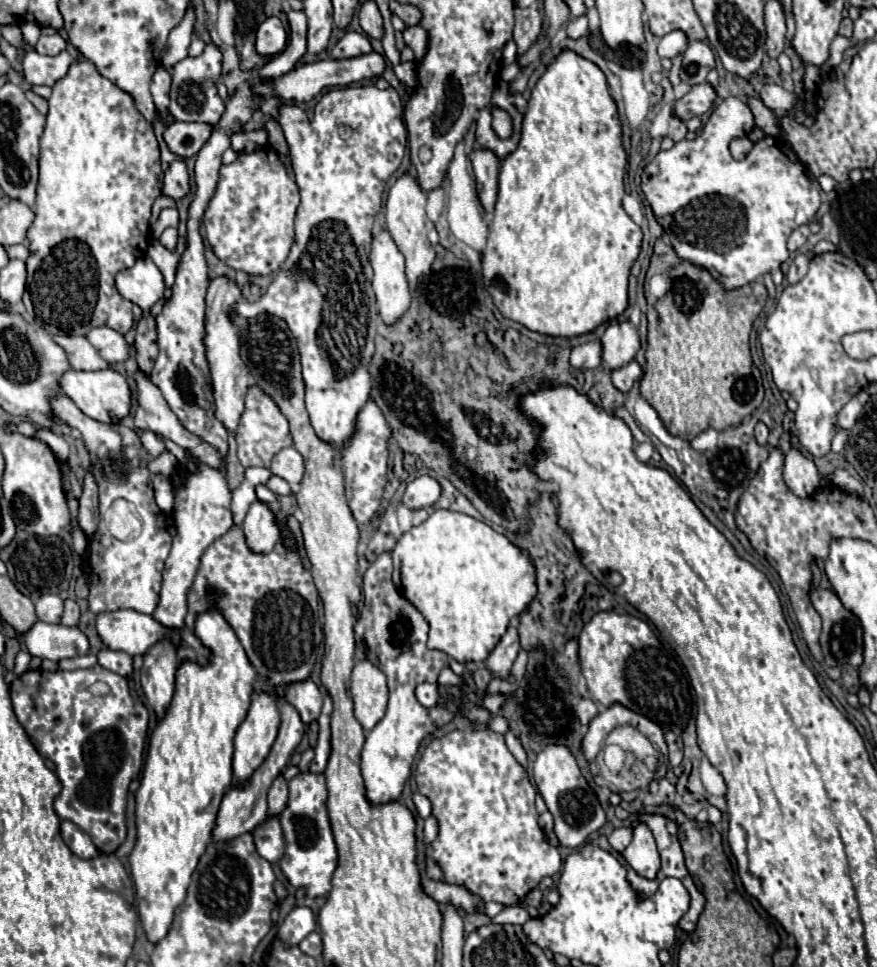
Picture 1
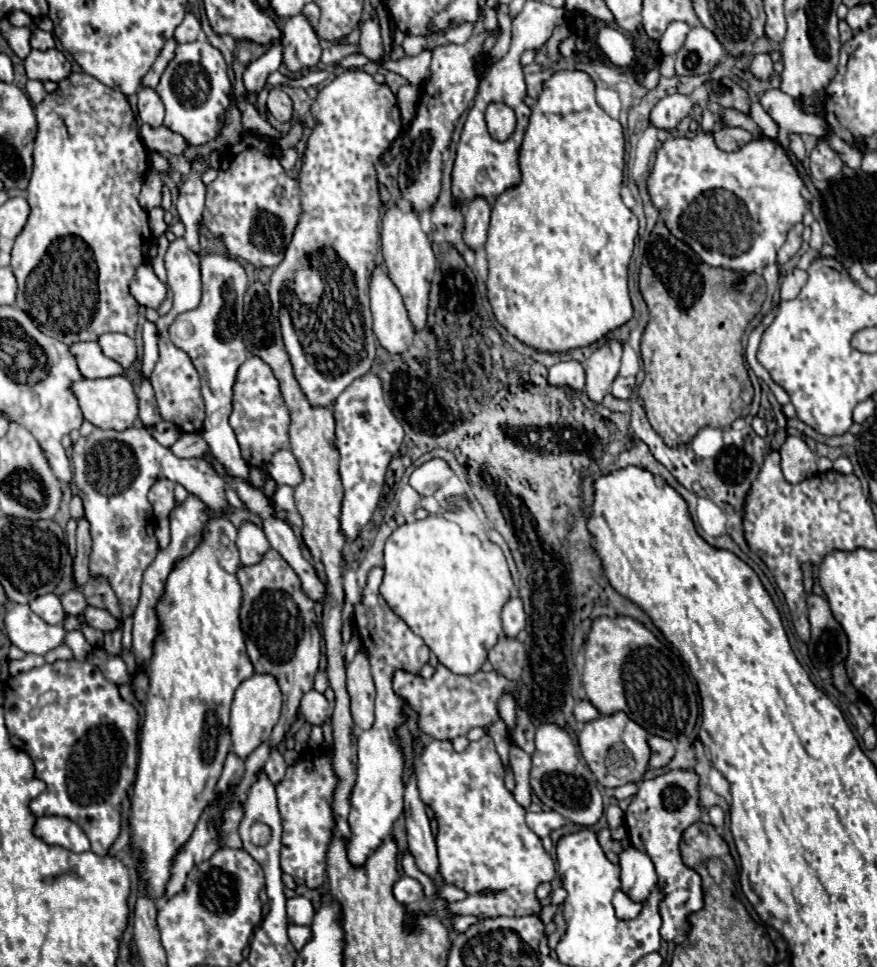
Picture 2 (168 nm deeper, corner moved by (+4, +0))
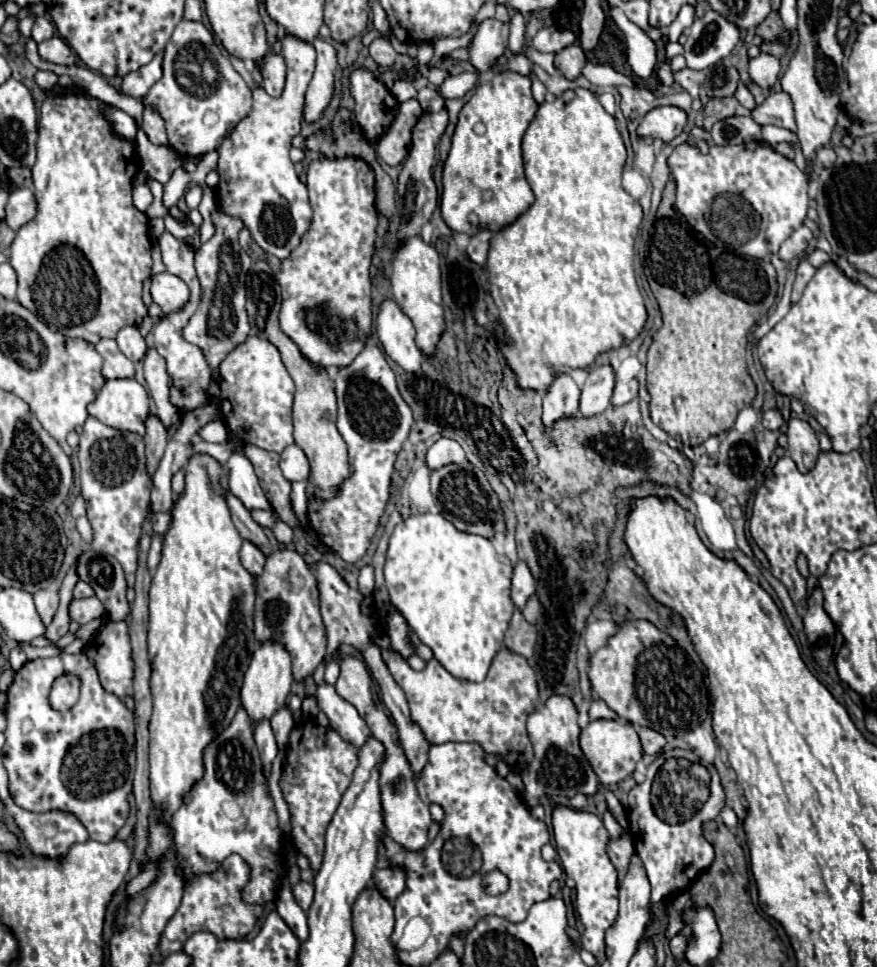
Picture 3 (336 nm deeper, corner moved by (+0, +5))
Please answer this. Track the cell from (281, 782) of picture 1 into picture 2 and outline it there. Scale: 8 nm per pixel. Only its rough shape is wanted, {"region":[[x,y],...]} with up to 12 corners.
{"region":[[278,747],[270,749],[264,771],[274,785],[284,777],[286,761]]}

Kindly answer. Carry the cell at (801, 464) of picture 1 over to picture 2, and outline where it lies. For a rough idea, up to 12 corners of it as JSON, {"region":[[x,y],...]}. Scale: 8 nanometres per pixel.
{"region":[[802,437],[780,447],[788,483],[816,475],[816,455]]}

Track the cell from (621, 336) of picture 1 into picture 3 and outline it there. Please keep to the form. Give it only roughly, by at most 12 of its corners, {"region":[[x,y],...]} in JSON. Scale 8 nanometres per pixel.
{"region":[[592,368],[582,386],[580,414],[610,406],[614,368]]}

